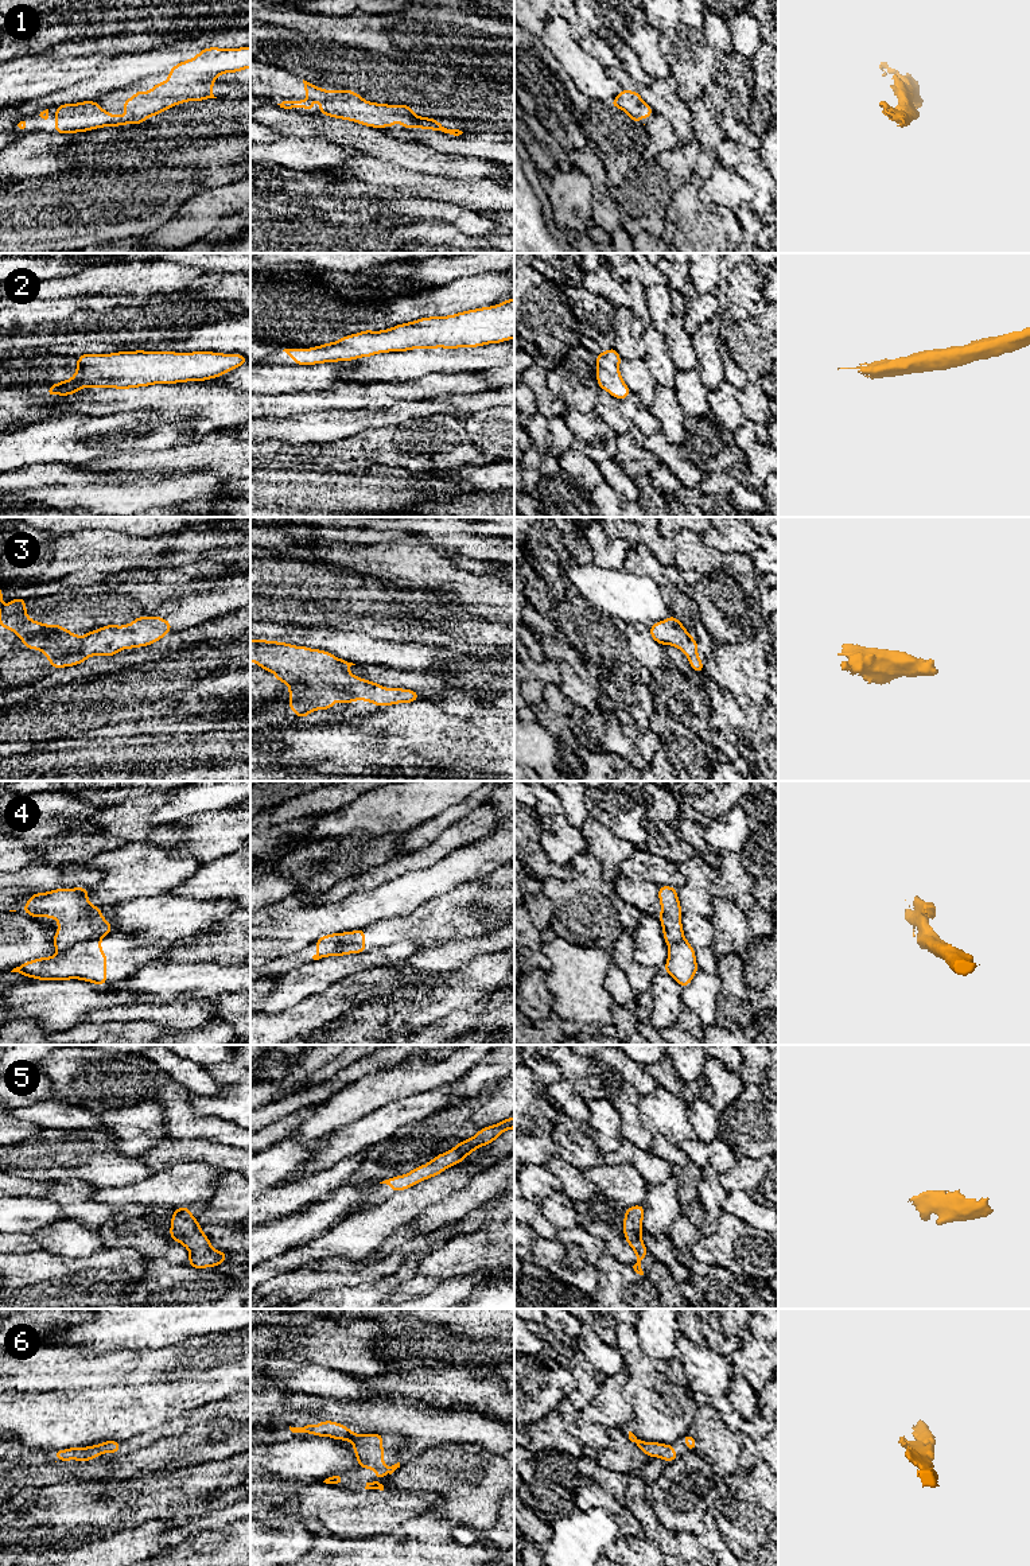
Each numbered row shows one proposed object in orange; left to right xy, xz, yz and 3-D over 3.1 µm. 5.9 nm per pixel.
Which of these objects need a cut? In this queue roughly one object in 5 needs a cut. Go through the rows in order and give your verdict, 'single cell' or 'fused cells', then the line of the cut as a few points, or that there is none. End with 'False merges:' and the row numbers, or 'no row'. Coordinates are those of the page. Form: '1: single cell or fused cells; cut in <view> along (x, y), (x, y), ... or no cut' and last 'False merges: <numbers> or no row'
1: single cell; no cut
2: single cell; no cut
3: single cell; no cut
4: fused cells; cut in xy along (101, 936), (78, 940), (59, 952)
5: single cell; no cut
6: single cell; no cut
False merges: 4

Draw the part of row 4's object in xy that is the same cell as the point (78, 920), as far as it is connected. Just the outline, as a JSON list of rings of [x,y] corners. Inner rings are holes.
[[[86,887],[35,893],[23,906],[23,912],[35,918],[57,918],[58,933],[53,937],[53,944],[63,952],[78,941],[104,937],[112,930],[101,909],[88,902],[88,895]]]

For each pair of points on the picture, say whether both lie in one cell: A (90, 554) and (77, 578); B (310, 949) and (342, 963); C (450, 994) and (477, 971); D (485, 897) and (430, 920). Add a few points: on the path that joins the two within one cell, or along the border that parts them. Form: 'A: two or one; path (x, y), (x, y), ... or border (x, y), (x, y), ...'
A: two; border (82, 568), (85, 570)
B: two; border (314, 960), (300, 964), (286, 974)
C: two; border (430, 972), (454, 983), (466, 995), (467, 1010)
D: one; path (471, 900), (453, 916), (443, 917)

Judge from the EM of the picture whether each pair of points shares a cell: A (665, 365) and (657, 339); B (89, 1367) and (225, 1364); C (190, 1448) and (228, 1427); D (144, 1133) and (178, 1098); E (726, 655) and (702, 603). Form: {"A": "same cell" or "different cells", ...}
{"A": "same cell", "B": "same cell", "C": "same cell", "D": "different cells", "E": "different cells"}

